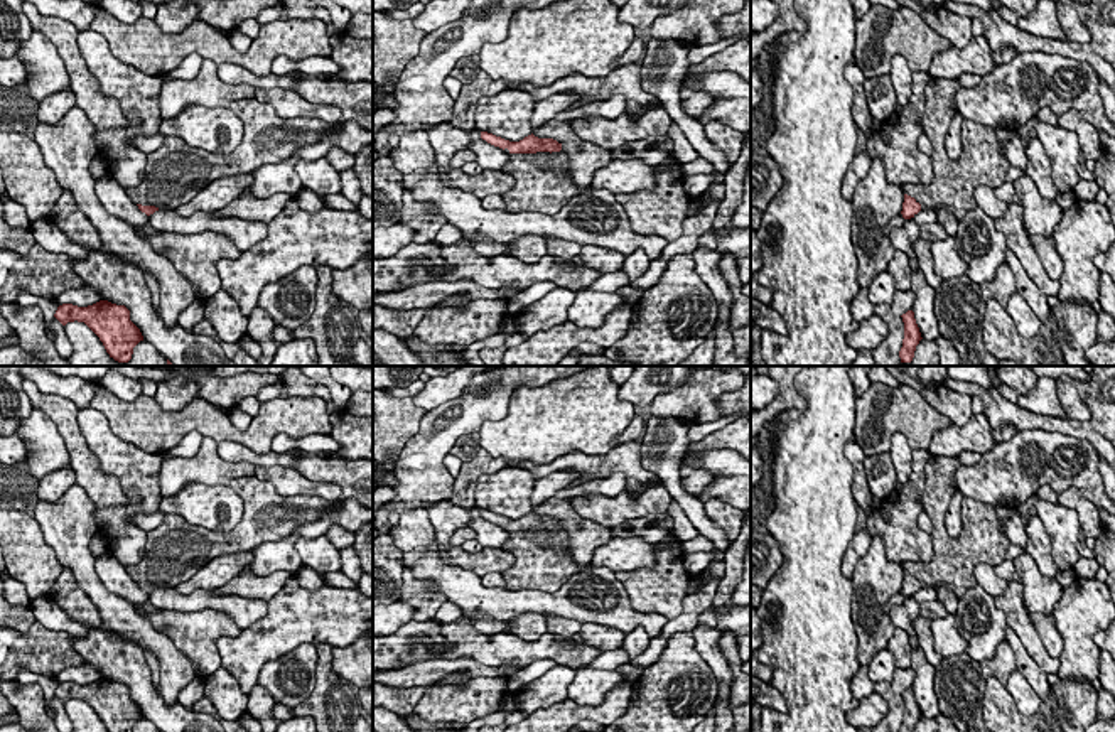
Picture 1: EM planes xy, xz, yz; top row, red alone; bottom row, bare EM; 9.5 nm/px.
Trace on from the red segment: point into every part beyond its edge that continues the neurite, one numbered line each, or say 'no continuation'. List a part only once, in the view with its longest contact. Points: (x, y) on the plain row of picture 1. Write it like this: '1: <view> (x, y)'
1: xz (540, 562)

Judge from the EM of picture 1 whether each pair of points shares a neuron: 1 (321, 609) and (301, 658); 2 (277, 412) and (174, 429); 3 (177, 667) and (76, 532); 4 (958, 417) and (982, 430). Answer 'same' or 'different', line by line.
1: different
2: same
3: same
4: different

